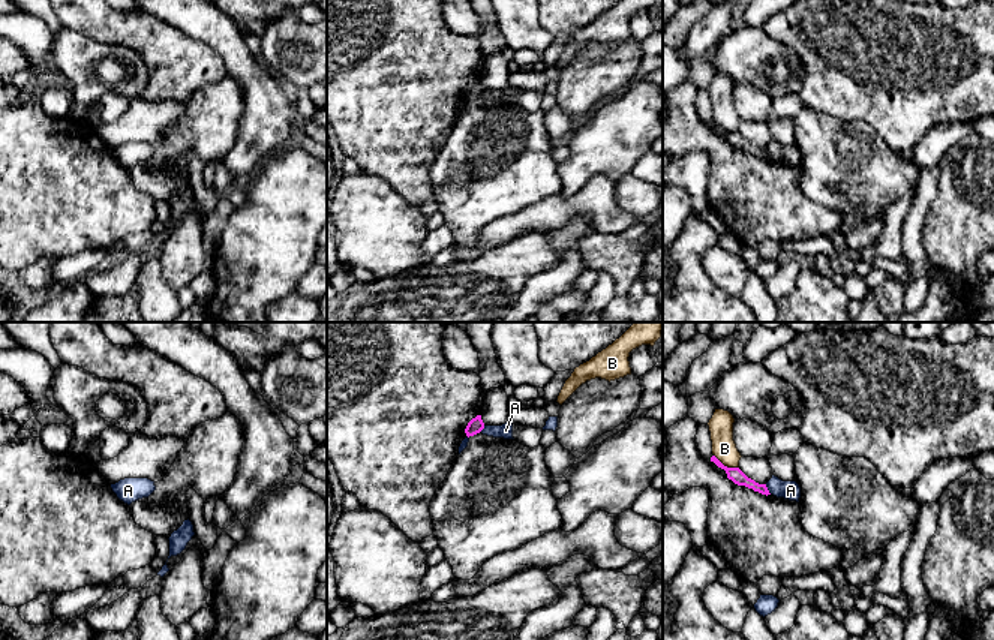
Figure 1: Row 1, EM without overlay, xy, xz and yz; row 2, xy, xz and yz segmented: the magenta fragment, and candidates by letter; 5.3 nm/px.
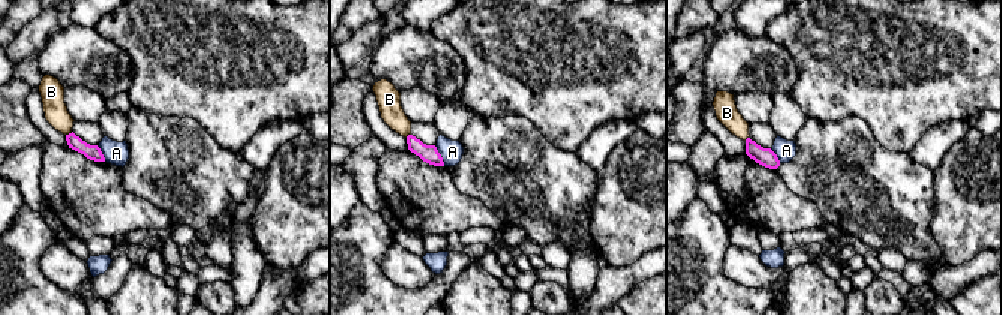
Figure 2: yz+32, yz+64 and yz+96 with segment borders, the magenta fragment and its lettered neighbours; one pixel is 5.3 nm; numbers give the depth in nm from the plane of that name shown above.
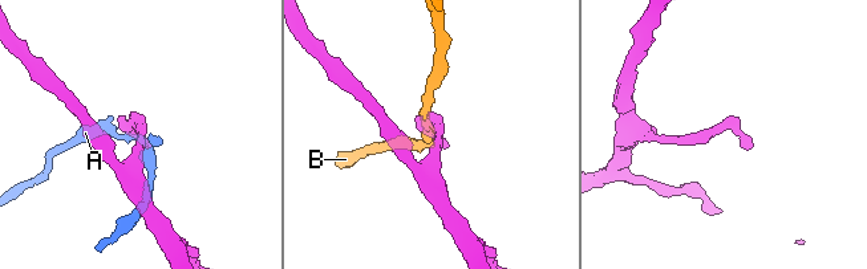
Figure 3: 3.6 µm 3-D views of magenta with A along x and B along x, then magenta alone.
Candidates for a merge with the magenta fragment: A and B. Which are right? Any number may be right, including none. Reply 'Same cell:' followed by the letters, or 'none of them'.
Same cell: none of them

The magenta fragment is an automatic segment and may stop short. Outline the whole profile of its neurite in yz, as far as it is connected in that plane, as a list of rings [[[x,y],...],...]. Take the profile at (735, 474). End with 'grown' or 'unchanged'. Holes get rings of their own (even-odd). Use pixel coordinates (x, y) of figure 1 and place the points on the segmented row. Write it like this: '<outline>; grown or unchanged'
[[[715,456],[711,457],[711,462],[714,462],[718,468],[724,469],[727,478],[732,480],[735,484],[745,486],[766,496],[771,495],[766,484],[759,484],[754,480],[748,478],[739,468],[727,468]]]; unchanged

